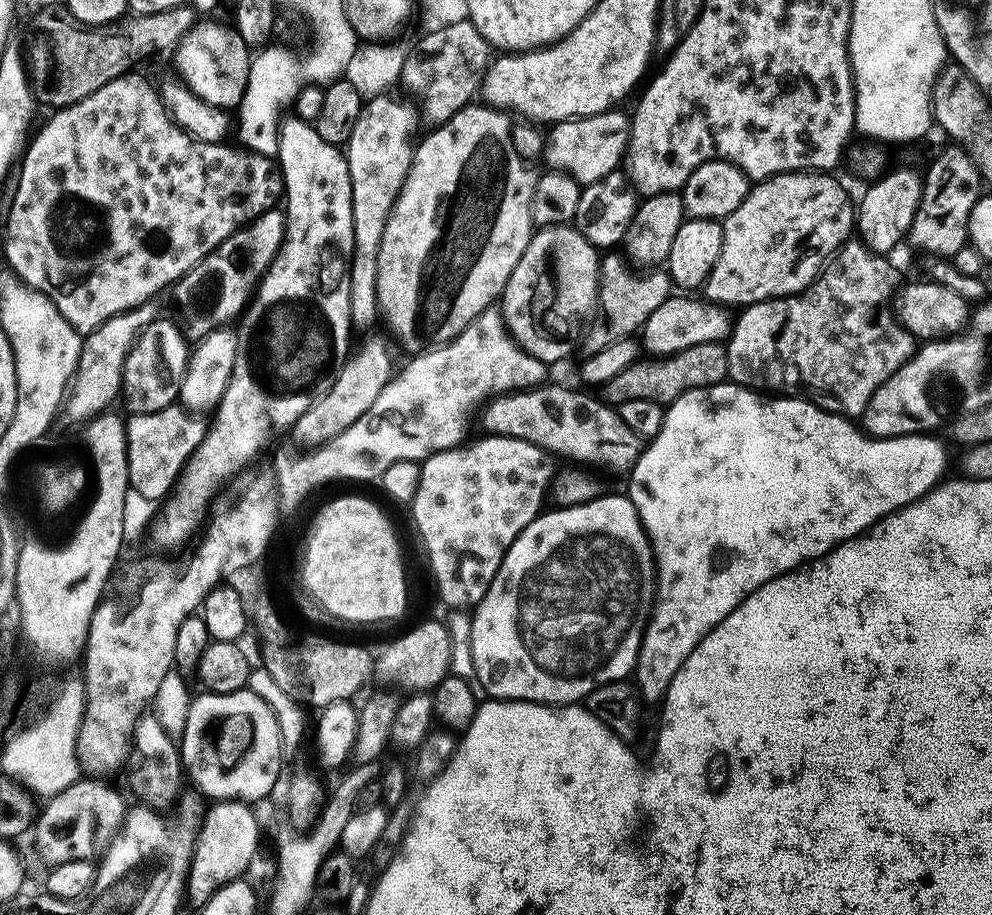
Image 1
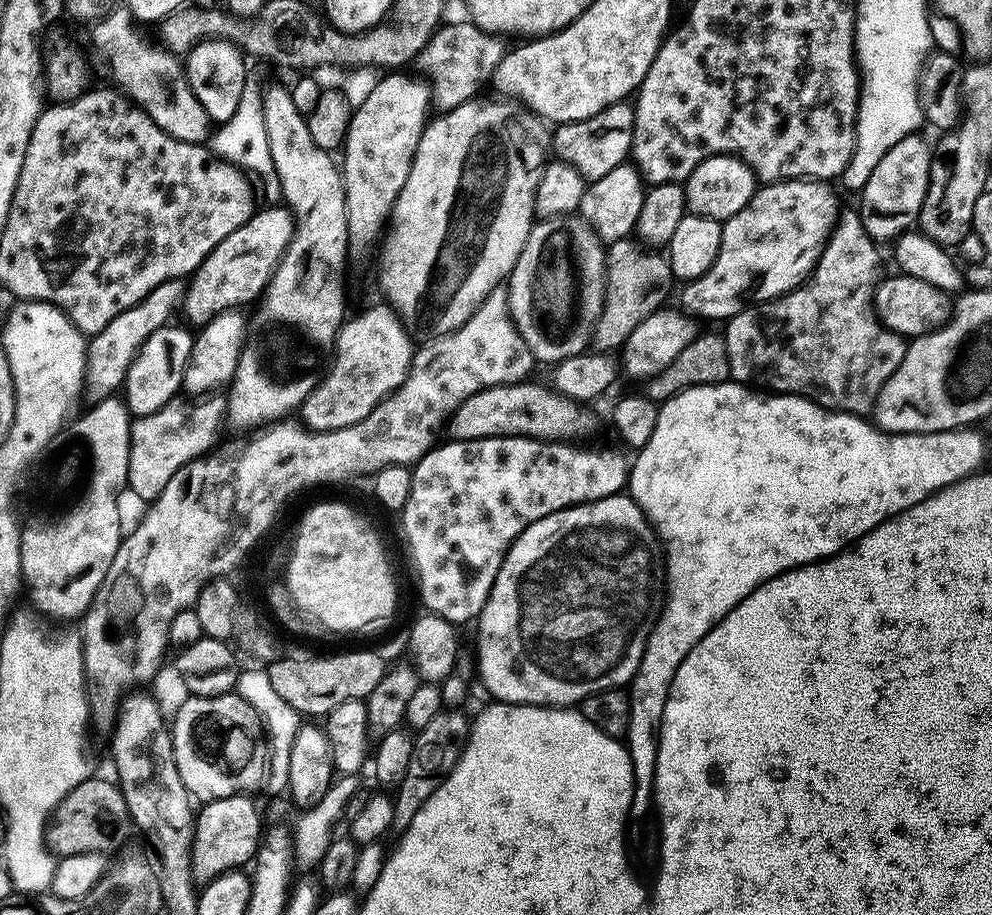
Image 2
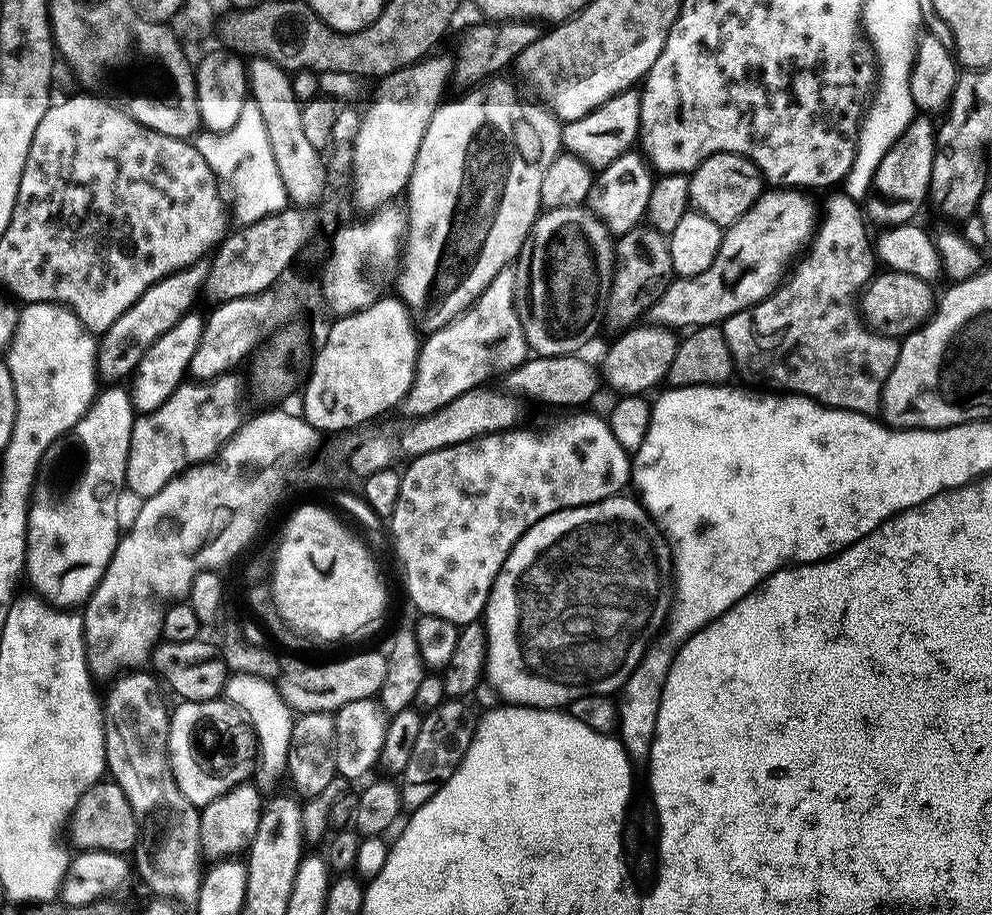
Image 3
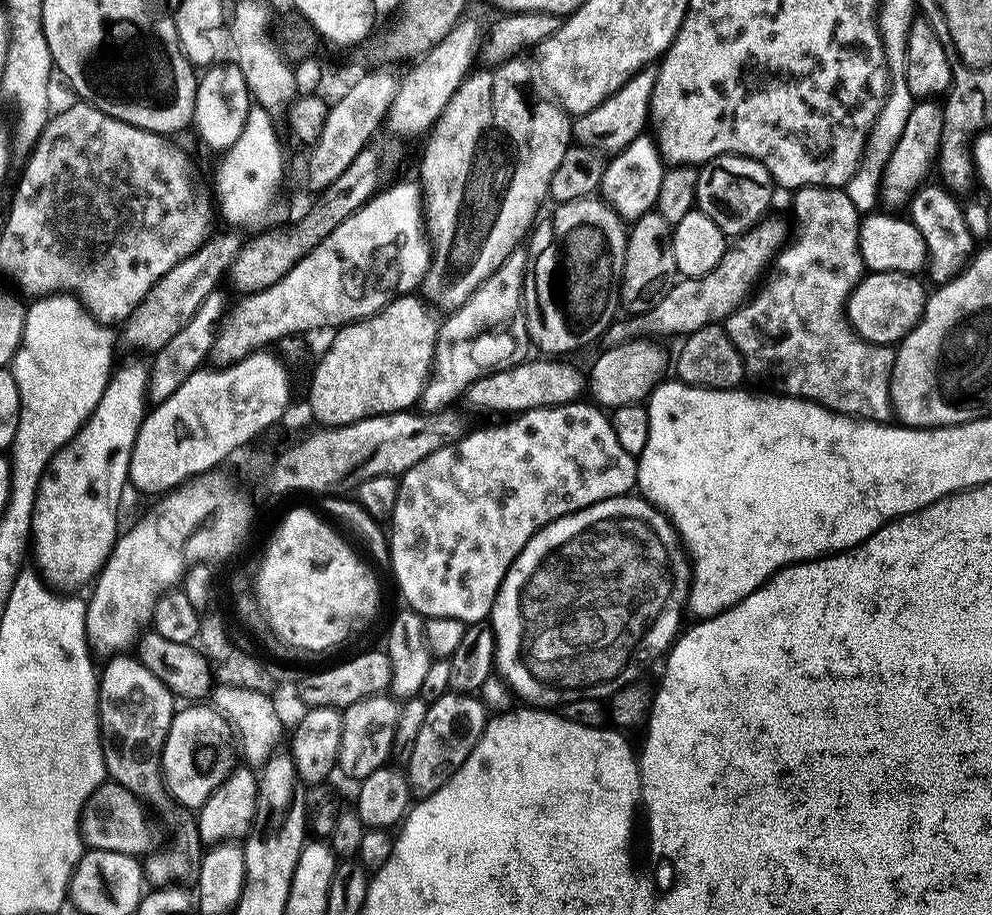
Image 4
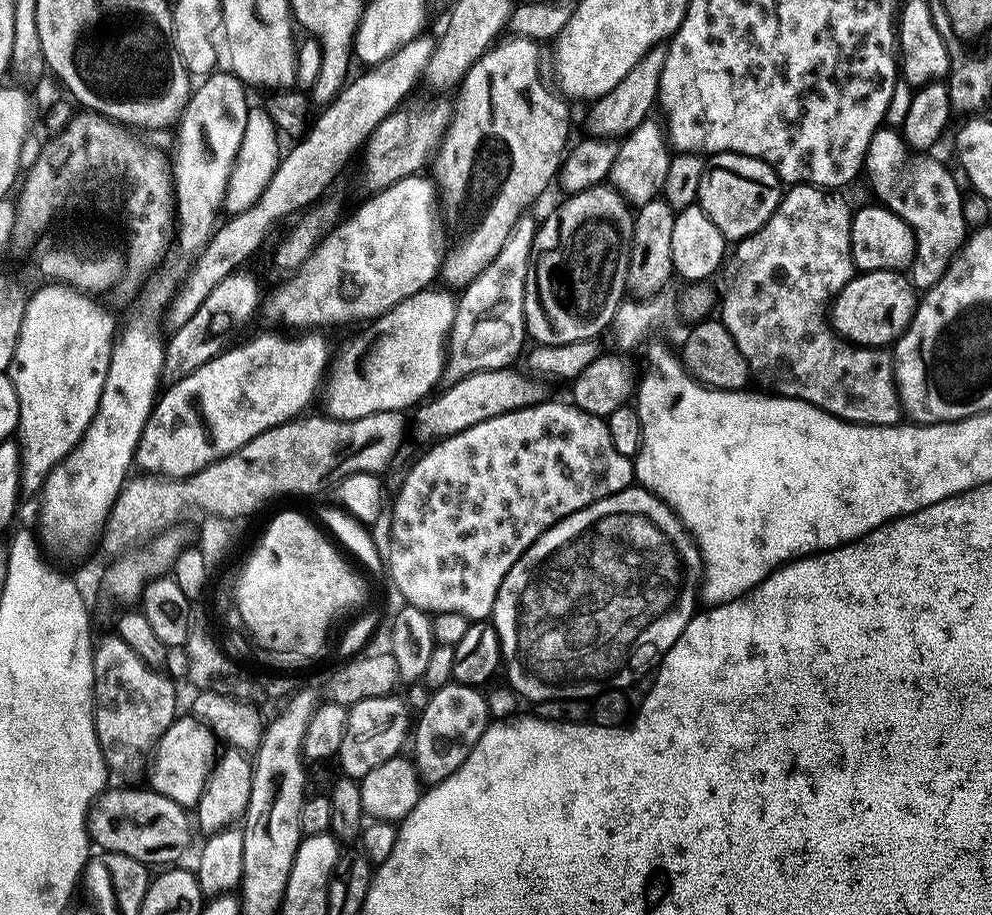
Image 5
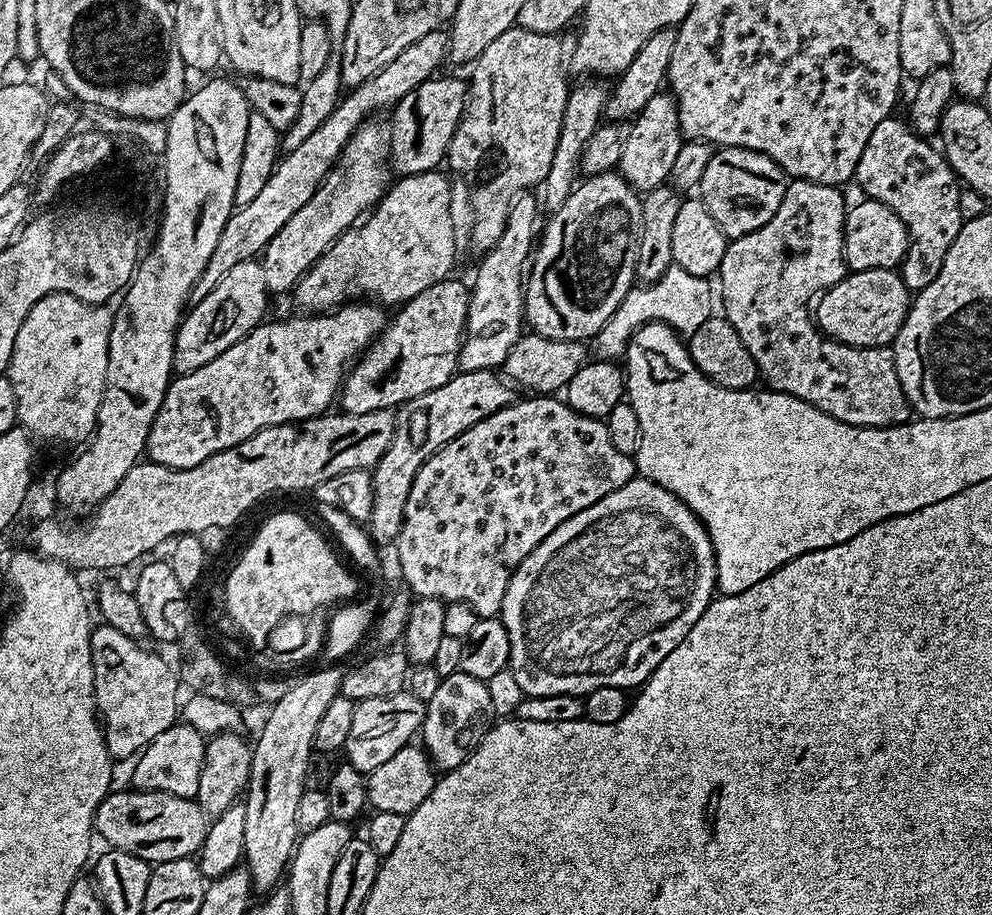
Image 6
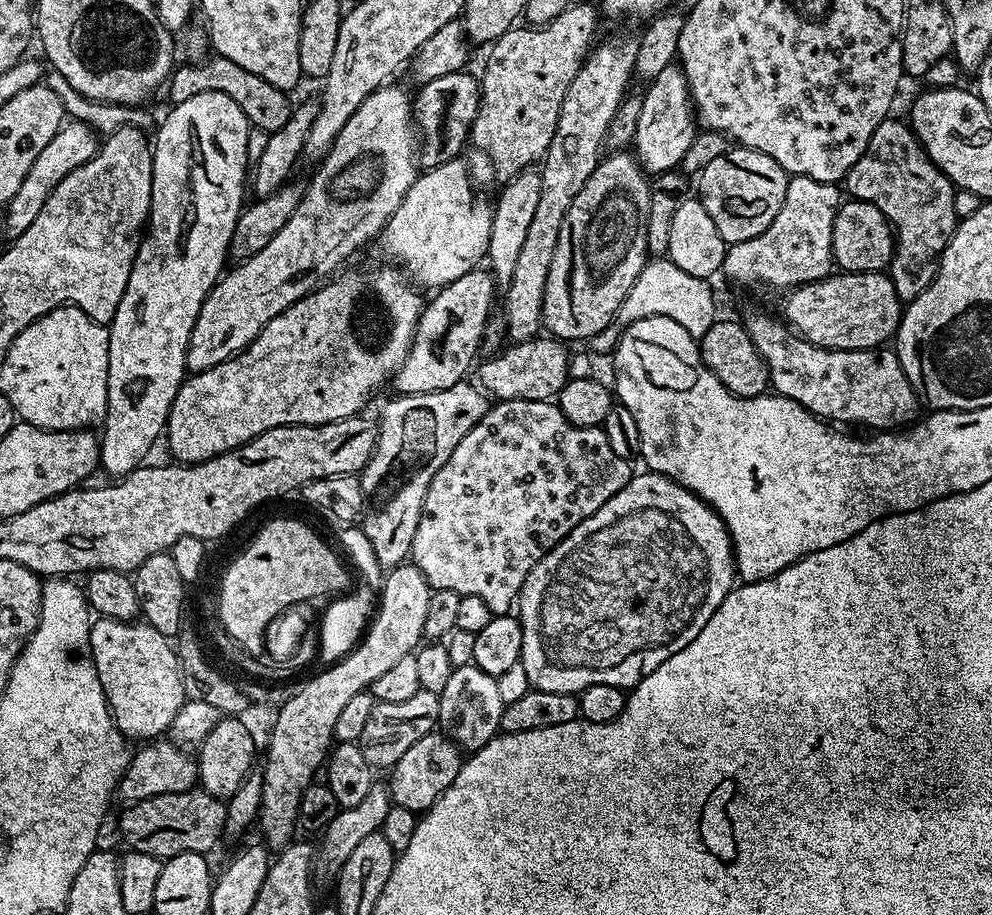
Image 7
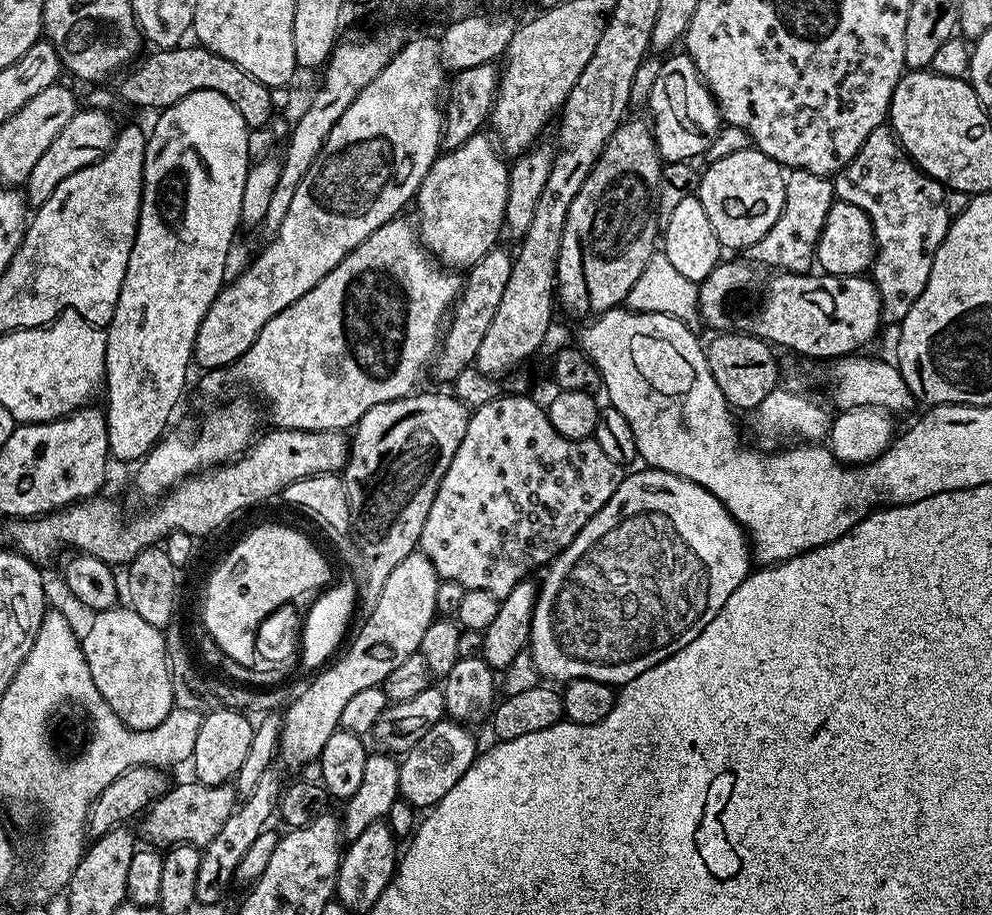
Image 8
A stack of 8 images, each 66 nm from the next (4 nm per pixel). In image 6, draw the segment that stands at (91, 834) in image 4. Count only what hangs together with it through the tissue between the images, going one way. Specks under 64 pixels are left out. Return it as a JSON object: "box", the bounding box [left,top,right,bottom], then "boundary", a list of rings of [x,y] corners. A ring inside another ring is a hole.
{"box":[94,790,210,866],"boundary":[[[127,790],[128,792],[109,791],[104,801],[96,808],[94,832],[97,837],[105,840],[109,849],[134,854],[138,858],[147,860],[155,866],[170,862],[174,859],[186,859],[195,857],[207,838],[210,820],[203,808],[195,799],[187,796],[175,796],[169,792],[141,792],[139,790]]]}

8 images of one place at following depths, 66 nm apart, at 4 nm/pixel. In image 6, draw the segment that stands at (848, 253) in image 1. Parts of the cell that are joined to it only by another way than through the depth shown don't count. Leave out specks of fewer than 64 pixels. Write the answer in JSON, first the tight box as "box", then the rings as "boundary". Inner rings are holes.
{"box":[718,178,914,428],"boundary":[[[803,178],[793,179],[784,189],[784,197],[774,214],[774,218],[770,218],[770,222],[766,222],[761,228],[754,230],[750,234],[735,237],[725,247],[722,254],[722,262],[718,269],[718,277],[720,276],[718,296],[720,300],[721,298],[724,299],[723,315],[732,323],[734,330],[738,330],[738,338],[742,338],[742,346],[746,346],[746,350],[750,350],[750,358],[754,358],[759,379],[761,381],[765,380],[768,383],[765,385],[771,391],[790,394],[794,398],[798,398],[807,404],[812,404],[818,410],[822,410],[842,422],[853,424],[859,428],[892,428],[896,424],[909,423],[913,419],[914,413],[908,407],[908,399],[898,382],[896,355],[892,353],[891,347],[855,348],[852,344],[843,344],[840,340],[834,340],[830,336],[825,336],[820,331],[813,313],[810,311],[810,305],[813,301],[821,294],[827,292],[828,289],[833,288],[846,275],[846,263],[844,260],[844,218],[846,215],[846,203],[844,204],[844,196],[840,192],[843,191],[839,187],[830,184],[819,184],[818,182],[810,182]]]}

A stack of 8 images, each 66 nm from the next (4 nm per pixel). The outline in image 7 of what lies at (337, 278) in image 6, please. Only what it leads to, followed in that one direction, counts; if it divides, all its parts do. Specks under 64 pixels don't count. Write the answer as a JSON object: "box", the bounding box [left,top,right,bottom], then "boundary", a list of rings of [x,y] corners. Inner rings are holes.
{"box":[378,158,493,285],"boundary":[[[457,158],[437,168],[429,167],[428,172],[421,171],[379,234],[378,245],[388,259],[385,261],[399,266],[417,285],[449,284],[487,257],[493,205],[476,200],[468,168],[462,161]]]}

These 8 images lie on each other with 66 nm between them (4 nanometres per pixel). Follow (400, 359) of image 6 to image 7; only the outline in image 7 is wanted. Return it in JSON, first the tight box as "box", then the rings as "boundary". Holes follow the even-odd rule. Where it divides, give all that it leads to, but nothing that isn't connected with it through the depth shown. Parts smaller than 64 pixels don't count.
{"box":[394,266,498,396],"boundary":[[[477,266],[462,278],[443,285],[436,297],[427,301],[412,339],[412,348],[394,377],[396,392],[405,396],[446,390],[461,383],[477,363],[476,351],[481,351],[484,331],[493,315],[492,299],[498,296],[498,285],[491,271]]]}

